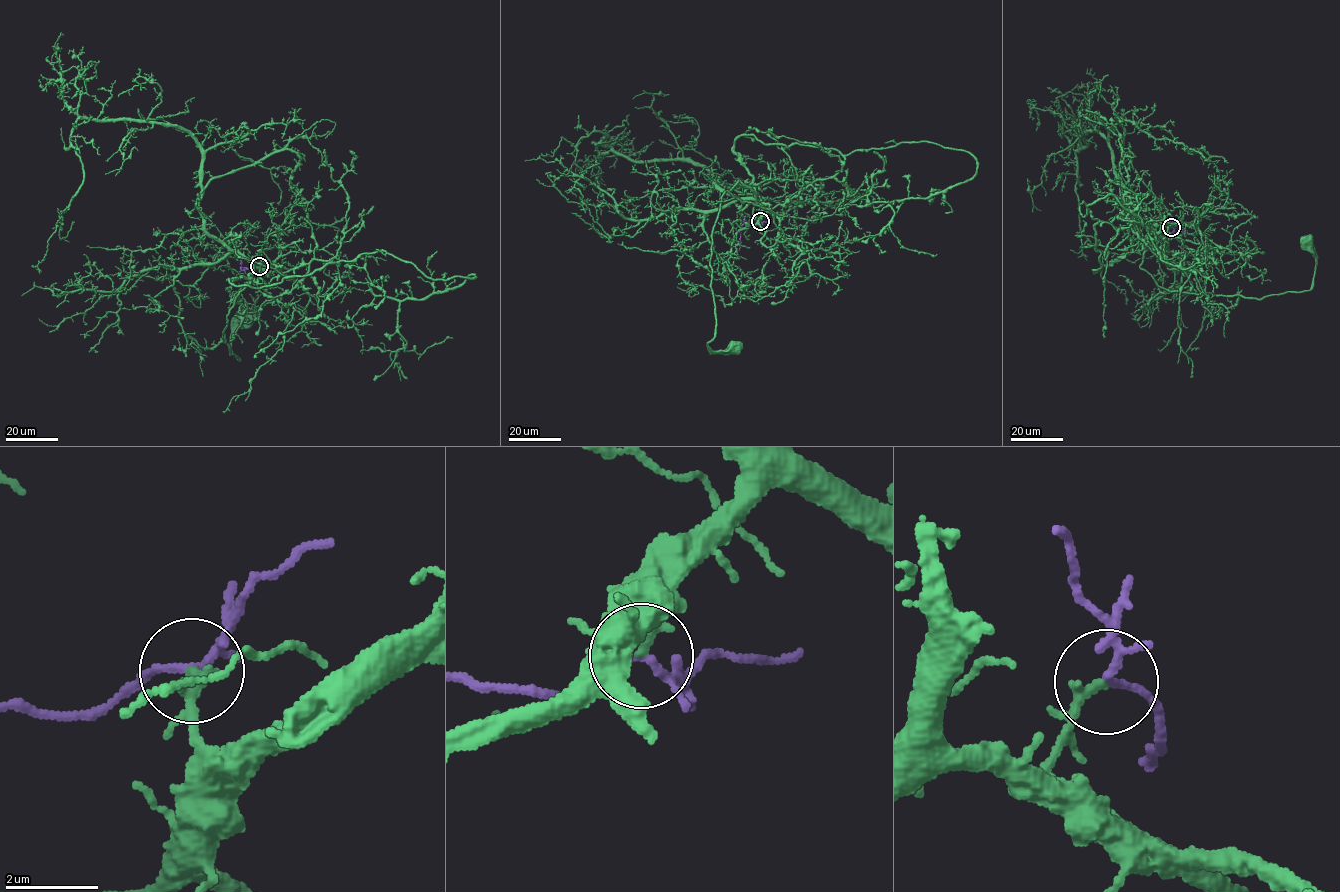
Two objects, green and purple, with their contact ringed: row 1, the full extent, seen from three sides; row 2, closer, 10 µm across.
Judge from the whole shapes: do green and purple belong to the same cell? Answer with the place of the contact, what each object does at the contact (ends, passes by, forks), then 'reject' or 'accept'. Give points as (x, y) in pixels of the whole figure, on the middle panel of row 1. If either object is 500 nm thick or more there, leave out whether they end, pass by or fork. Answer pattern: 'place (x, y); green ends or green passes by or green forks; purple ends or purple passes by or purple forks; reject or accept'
place (760, 221); green ends; purple forks; accept

